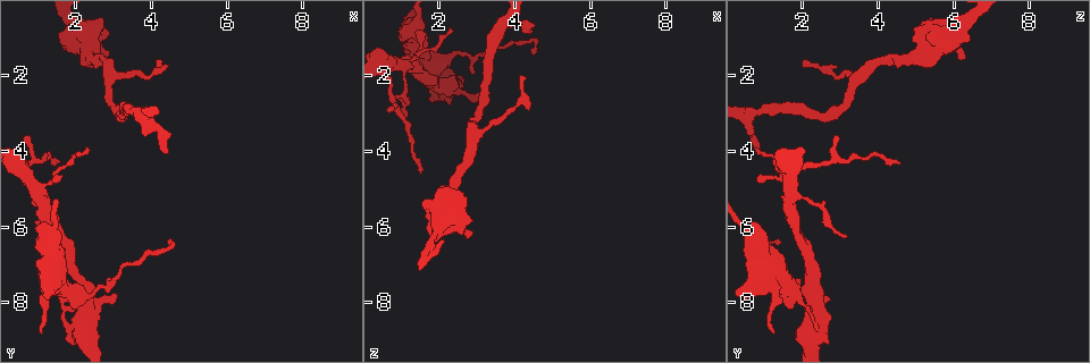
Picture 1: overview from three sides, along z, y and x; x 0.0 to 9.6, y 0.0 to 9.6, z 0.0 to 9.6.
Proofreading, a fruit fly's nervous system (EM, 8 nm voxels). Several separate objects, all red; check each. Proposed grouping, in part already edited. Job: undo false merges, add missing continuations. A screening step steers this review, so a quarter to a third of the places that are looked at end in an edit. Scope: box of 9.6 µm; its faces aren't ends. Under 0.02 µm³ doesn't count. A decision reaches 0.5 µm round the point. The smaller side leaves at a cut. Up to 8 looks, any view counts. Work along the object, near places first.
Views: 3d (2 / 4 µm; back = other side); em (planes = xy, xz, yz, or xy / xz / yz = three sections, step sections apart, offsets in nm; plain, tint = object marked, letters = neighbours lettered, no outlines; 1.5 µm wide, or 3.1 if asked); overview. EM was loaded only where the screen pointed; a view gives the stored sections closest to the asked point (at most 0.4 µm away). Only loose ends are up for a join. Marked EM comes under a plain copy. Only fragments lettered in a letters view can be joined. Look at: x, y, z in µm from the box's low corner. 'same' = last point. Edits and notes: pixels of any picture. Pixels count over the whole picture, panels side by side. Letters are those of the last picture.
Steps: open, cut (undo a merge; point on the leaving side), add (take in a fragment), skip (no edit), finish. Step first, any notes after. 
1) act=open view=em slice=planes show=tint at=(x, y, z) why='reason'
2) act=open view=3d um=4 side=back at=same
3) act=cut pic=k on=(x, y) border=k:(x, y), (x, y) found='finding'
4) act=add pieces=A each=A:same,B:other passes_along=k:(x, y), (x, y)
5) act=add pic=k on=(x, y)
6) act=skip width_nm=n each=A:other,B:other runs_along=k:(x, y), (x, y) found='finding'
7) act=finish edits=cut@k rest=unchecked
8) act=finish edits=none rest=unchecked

act=open view=3d um=4 side=back at=(4.45, 4.05, 0.85) why='branch stops here'

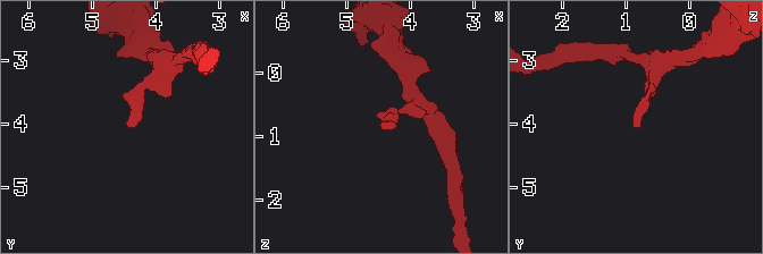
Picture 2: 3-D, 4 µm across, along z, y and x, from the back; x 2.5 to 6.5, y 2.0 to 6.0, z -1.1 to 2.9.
act=open view=em slice=planes show=letters at=(4.40, 4.05, 0.90)

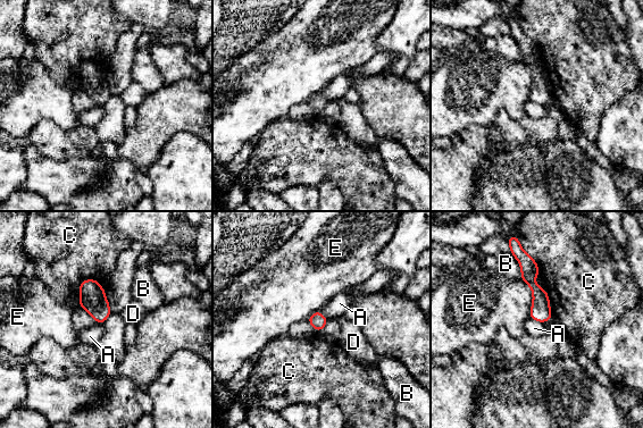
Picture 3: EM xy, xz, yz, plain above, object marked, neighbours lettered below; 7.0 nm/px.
act=skip each=A:other,B:other,C:other,D:other,E:other border=3:(97, 279), (80, 284), (77, 304) found='no lettered fragment goes on from it'

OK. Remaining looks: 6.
act=open view=3d um=4 at=(2.25, 3.95, 0.75) why='branch stops here'

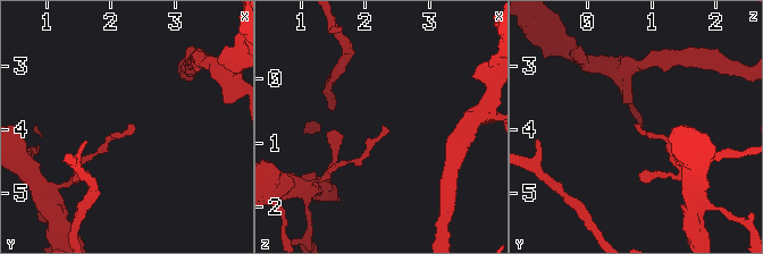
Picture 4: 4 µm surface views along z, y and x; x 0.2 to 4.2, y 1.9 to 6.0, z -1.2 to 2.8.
act=open view=em slice=yz step=4 show=letters at=(2.25, 3.90, 0.75)

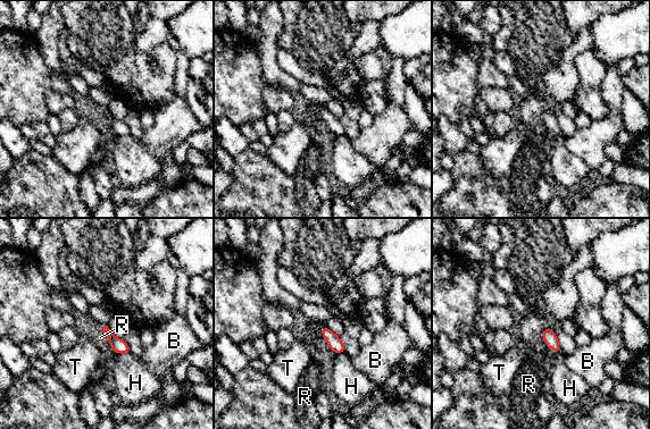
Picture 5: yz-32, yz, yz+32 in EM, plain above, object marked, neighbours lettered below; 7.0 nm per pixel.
act=open view=em slice=planes show=letters at=same why='cut it another way'

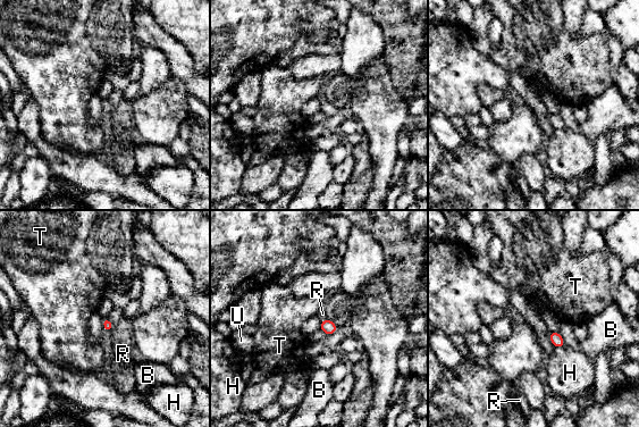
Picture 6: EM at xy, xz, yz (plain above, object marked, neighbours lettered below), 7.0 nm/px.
act=skip each=B:other,H:other,R:other,T:other,U:other border=6:(104, 329), (112, 331) found='no lettered fragment goes on from it'

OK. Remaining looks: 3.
act=open view=em slice=planes show=letters at=(2.45, 1.55, 4.70)

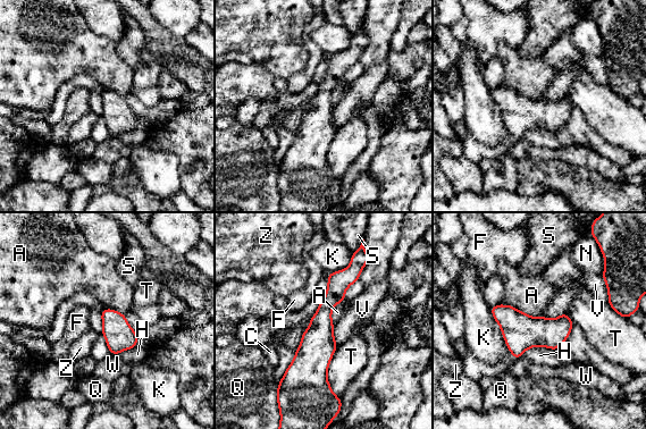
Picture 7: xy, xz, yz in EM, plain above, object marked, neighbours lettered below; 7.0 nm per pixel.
act=skip width_nm=200 each=A:other,C:other,F:other,H:other,K:other,N:other,Q:other,S:other,T:other,V:other,W:other,Z:other border=7:(509, 303), (533, 317), (540, 316) found='one neuron here'

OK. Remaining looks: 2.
act=finish edits=none rest=unchecked

